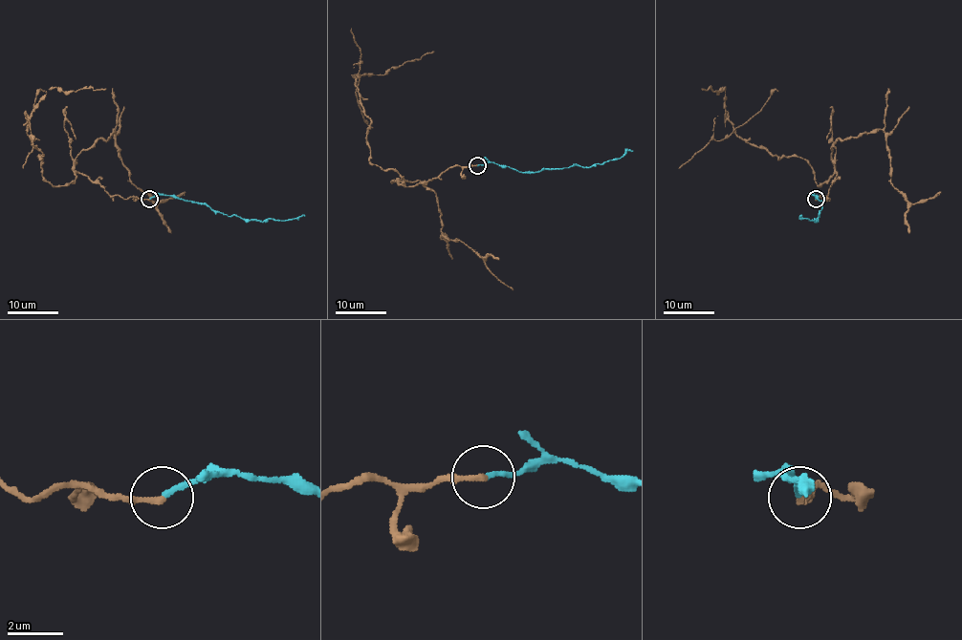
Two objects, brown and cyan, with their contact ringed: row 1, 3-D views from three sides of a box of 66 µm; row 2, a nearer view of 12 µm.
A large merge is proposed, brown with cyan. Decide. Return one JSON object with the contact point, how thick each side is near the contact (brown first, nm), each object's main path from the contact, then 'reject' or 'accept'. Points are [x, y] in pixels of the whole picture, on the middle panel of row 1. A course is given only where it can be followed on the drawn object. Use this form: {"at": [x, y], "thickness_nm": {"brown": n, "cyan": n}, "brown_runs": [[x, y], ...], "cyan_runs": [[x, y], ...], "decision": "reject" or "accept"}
{"at": [477, 165], "thickness_nm": {"brown": 220, "cyan": 170}, "brown_runs": [[477, 164], [450, 166], [407, 186], [391, 168], [370, 163], [370, 119], [355, 77], [383, 74], [434, 51]], "cyan_runs": [[477, 164], [494, 162], [519, 171], [539, 172], [544, 168], [575, 164], [595, 166], [633, 151]], "decision": "reject"}

